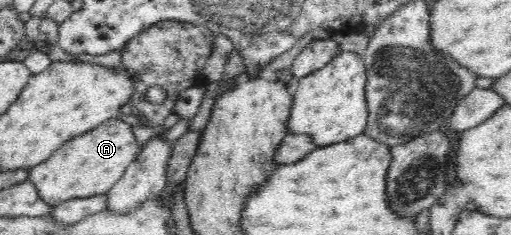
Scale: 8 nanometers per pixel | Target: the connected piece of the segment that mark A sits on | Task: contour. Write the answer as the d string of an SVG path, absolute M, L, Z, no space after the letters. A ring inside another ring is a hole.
M113 118L83 135L66 141L47 161L31 168L28 181L37 186L39 197L53 207L71 199L106 194L121 180L129 165L140 153L130 126L118 118Z

